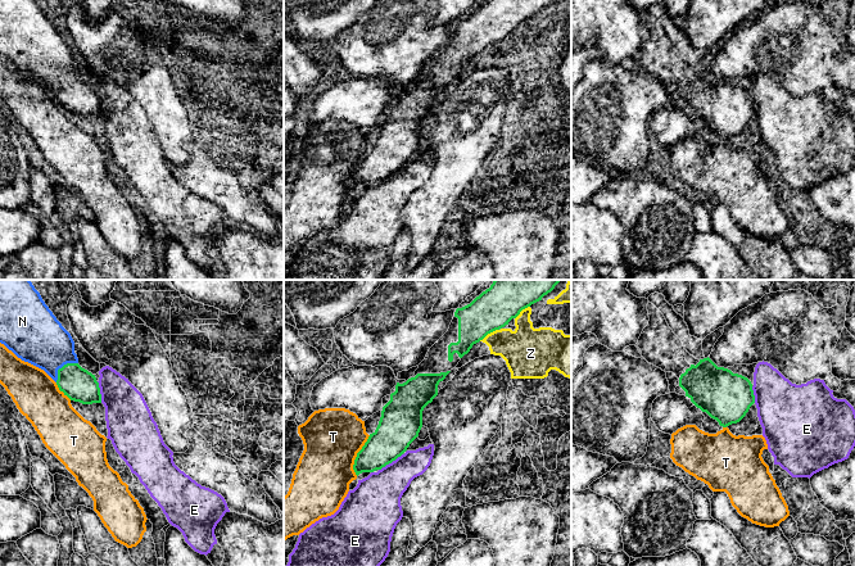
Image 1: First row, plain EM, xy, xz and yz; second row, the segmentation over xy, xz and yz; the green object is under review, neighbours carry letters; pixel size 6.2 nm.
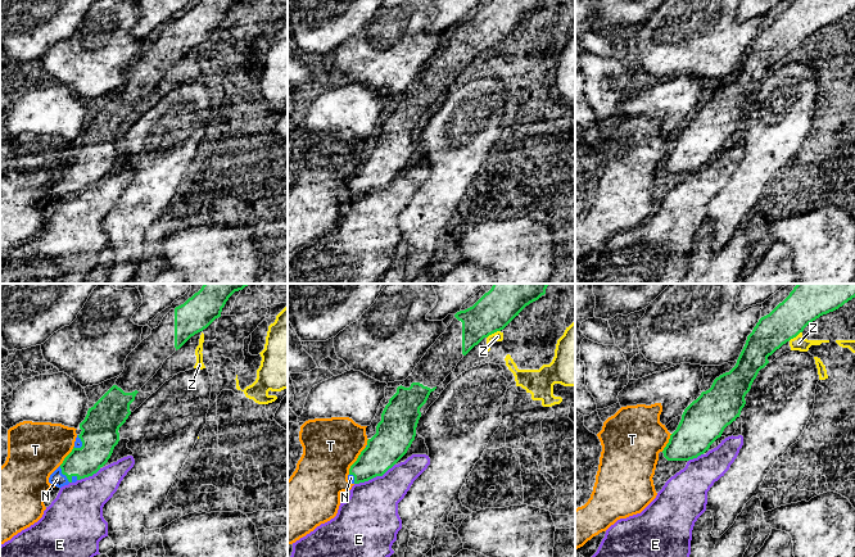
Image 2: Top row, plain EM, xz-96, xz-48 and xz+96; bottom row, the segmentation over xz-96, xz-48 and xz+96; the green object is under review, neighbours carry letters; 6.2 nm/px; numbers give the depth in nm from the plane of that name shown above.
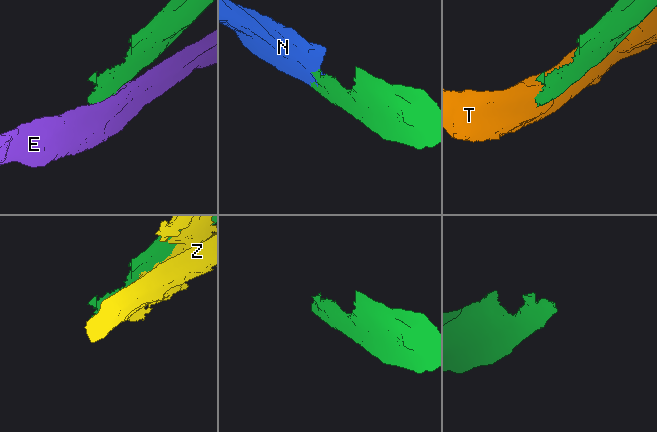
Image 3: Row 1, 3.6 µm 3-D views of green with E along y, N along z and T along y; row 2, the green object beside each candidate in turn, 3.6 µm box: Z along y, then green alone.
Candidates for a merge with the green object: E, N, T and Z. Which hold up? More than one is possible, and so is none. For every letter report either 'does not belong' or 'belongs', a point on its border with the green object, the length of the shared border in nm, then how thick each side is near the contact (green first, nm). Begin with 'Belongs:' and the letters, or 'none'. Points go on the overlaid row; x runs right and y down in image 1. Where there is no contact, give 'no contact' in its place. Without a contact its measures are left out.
Belongs: N
E: does not belong; meets green in xz at (390, 462); contact 190 nm long; 260 nm thick on the green side, 300 nm on the other
N: belongs; meets green in xy at (63, 366); contact 190 nm long; 200 nm thick on the green side, 340 nm on the other
T: does not belong; meets green in xz at (357, 456); contact 280 nm long; 240 nm thick on the green side, 360 nm on the other
Z: does not belong; meets green in xz at (488, 333); contact 150 nm long; 240 nm thick on the green side, 280 nm on the other

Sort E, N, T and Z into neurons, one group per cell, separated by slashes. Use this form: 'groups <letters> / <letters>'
groups E / N / T / Z

